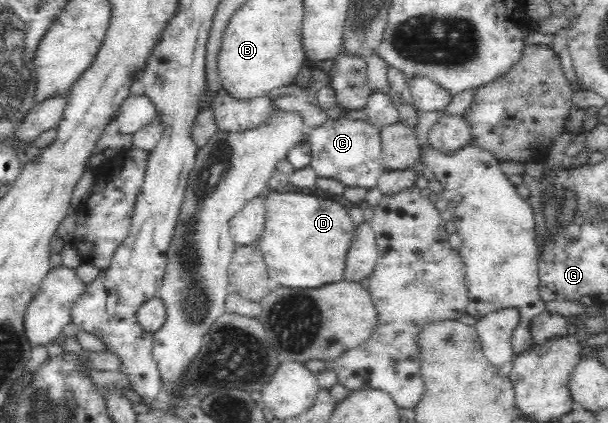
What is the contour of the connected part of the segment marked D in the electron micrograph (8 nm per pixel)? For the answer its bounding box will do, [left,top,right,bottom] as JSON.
[254,190,356,289]

